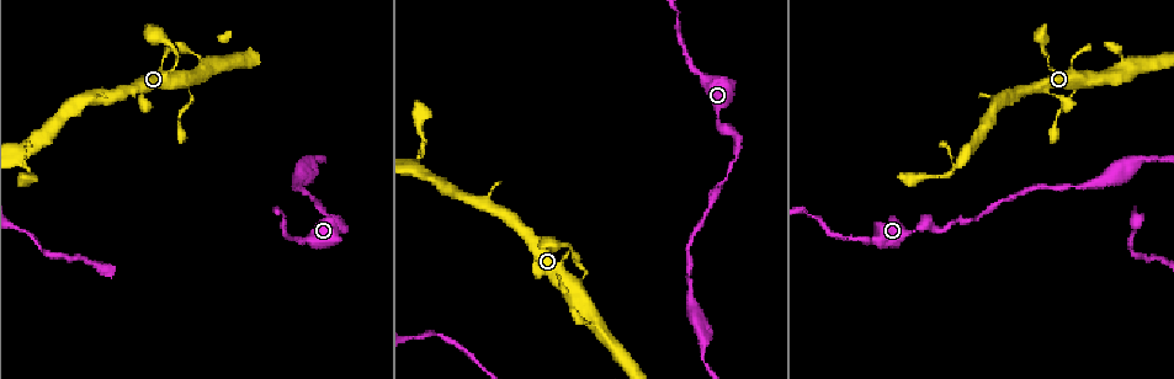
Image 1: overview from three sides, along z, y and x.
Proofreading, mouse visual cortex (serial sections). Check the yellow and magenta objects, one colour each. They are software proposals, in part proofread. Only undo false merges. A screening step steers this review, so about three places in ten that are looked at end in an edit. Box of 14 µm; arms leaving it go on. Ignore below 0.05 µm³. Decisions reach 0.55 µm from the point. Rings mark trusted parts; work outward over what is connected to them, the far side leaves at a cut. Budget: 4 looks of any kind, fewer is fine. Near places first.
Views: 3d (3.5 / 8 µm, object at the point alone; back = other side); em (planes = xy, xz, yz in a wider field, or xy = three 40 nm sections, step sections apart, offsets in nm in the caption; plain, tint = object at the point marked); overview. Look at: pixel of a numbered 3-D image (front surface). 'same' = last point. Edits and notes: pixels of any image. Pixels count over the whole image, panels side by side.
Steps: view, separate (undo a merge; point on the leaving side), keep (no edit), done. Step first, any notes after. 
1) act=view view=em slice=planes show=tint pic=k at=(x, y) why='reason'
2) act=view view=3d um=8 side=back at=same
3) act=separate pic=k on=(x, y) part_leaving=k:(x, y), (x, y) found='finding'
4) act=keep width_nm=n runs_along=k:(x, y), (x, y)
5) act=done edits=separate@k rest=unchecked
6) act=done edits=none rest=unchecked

act=view view=3d um=3.5 pic=1 at=(869, 240) why='thick turns thin'

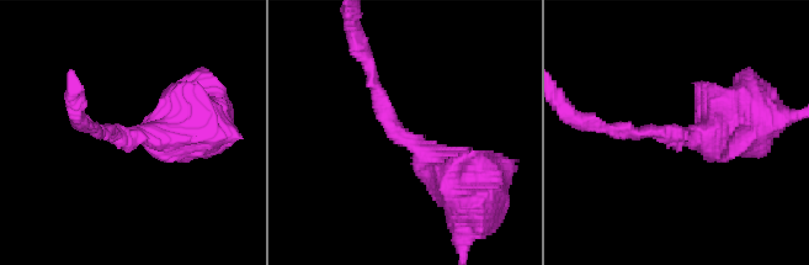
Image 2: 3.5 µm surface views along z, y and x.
act=view view=em slice=xy step=2 show=tint pic=2 at=(128, 130) arm_widths_nm=200,600

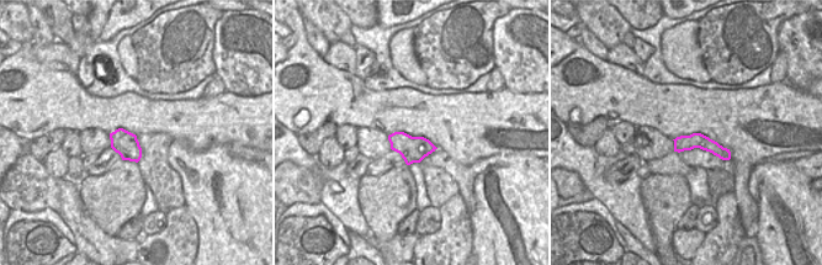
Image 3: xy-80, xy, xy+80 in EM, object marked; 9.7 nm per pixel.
act=keep runs_along=3:(677, 142), (704, 142), (727, 155) found='one cell here'

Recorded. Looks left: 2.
act=view view=3d um=3.5 pic=1 at=(580, 280) why='a fork'

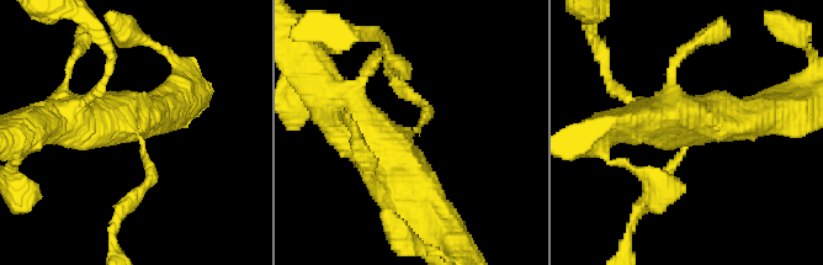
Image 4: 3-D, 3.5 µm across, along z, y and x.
act=view view=em slice=xy step=5 show=tint pic=4 at=(411, 132) arms=3 arm_widths_nm=150,500,500 why='shape alone is not enough'

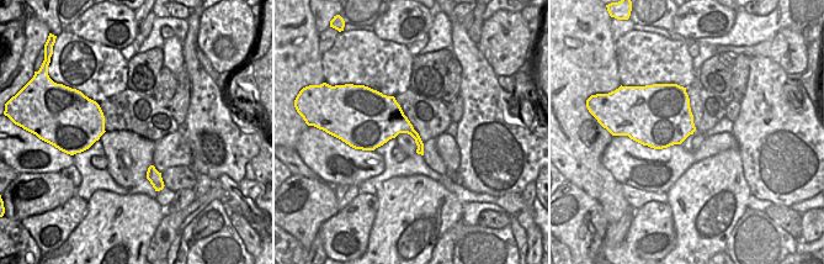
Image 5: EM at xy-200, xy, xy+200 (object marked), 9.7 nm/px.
act=keep runs_along=4:(318, 81), (393, 153), (428, 213) found='one cell here'

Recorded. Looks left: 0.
act=done edits=none rest=unchecked

